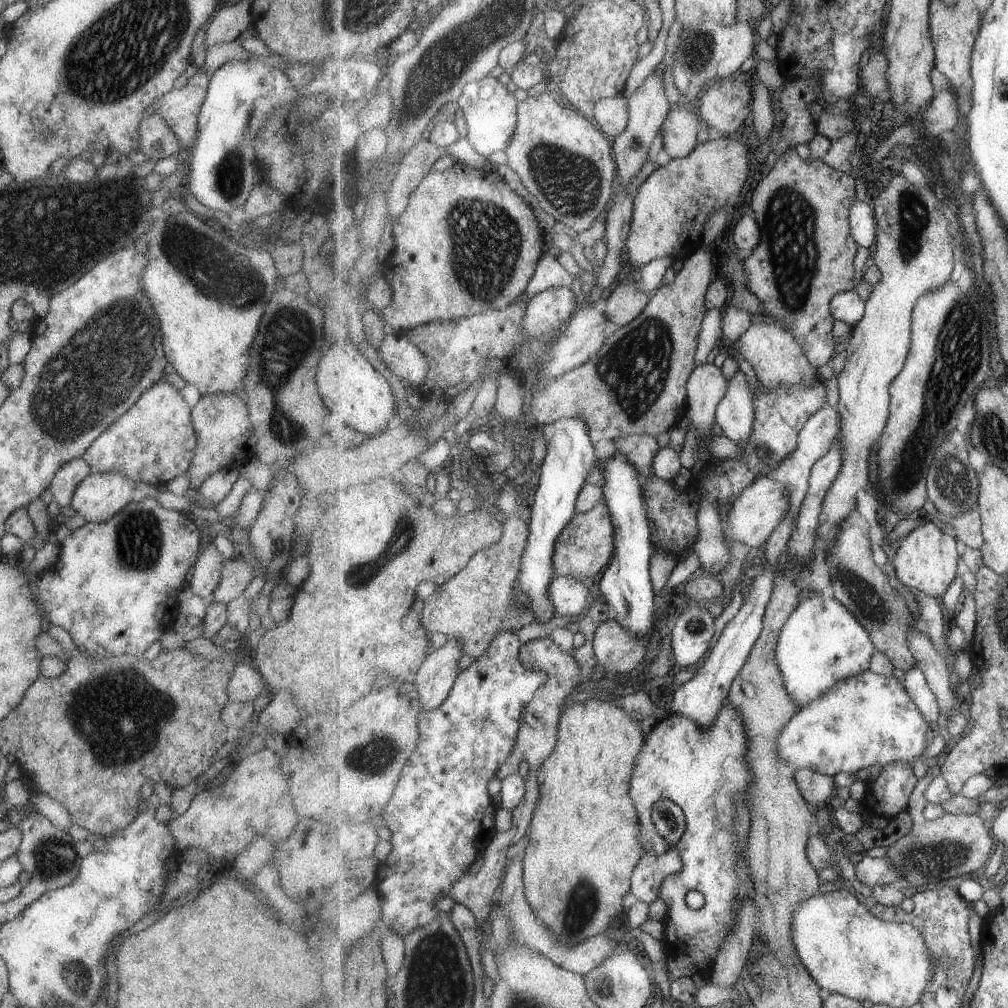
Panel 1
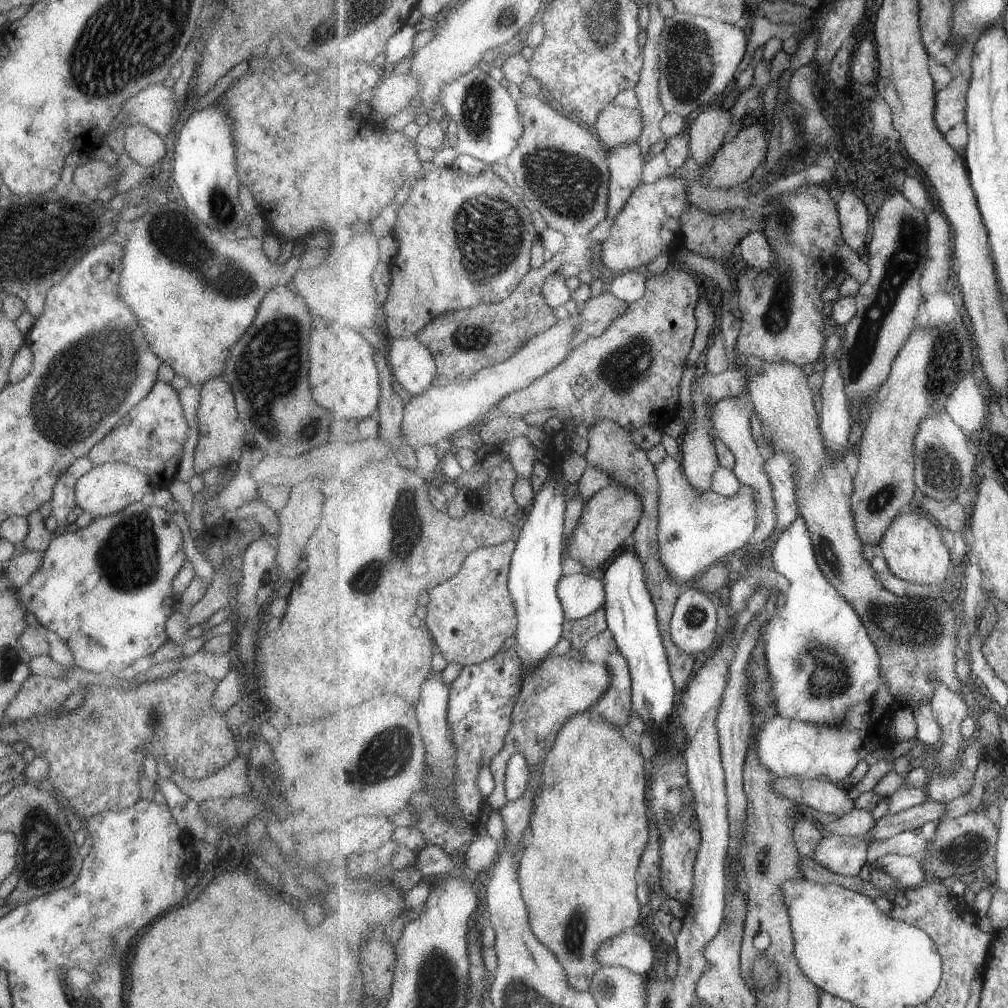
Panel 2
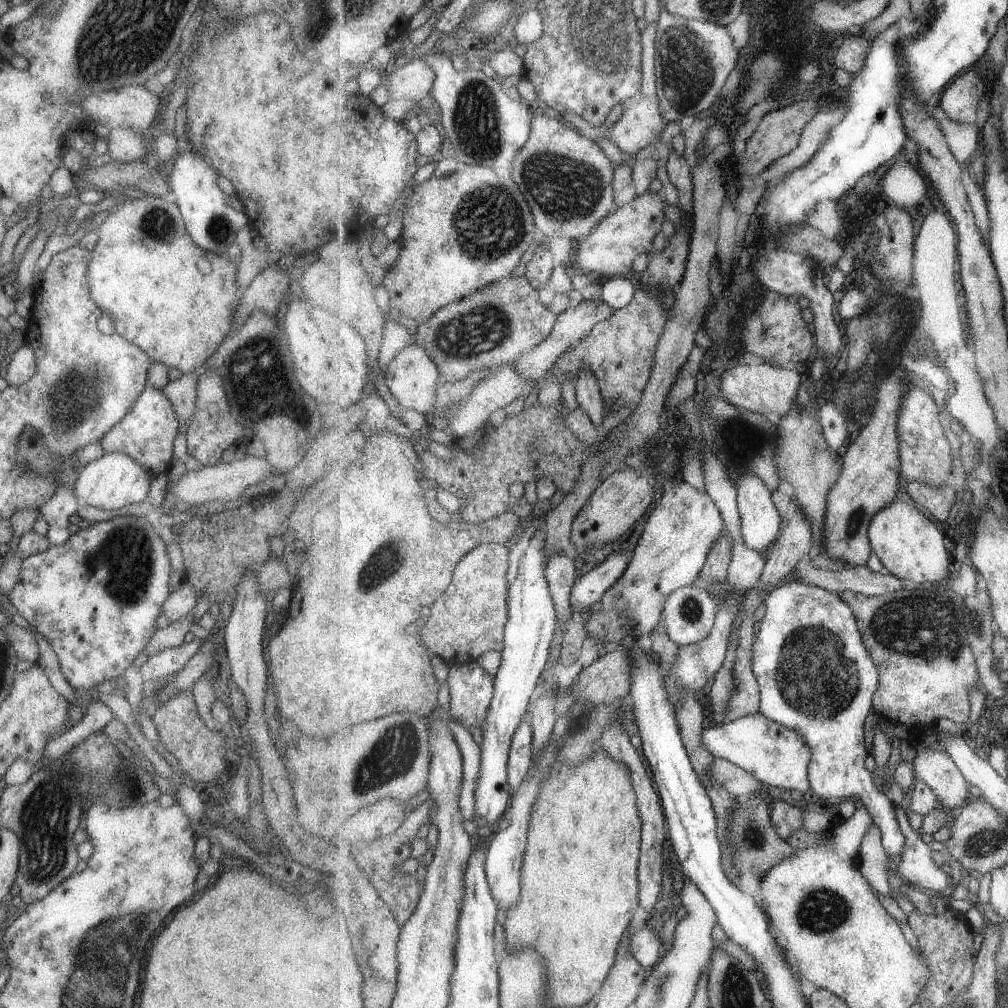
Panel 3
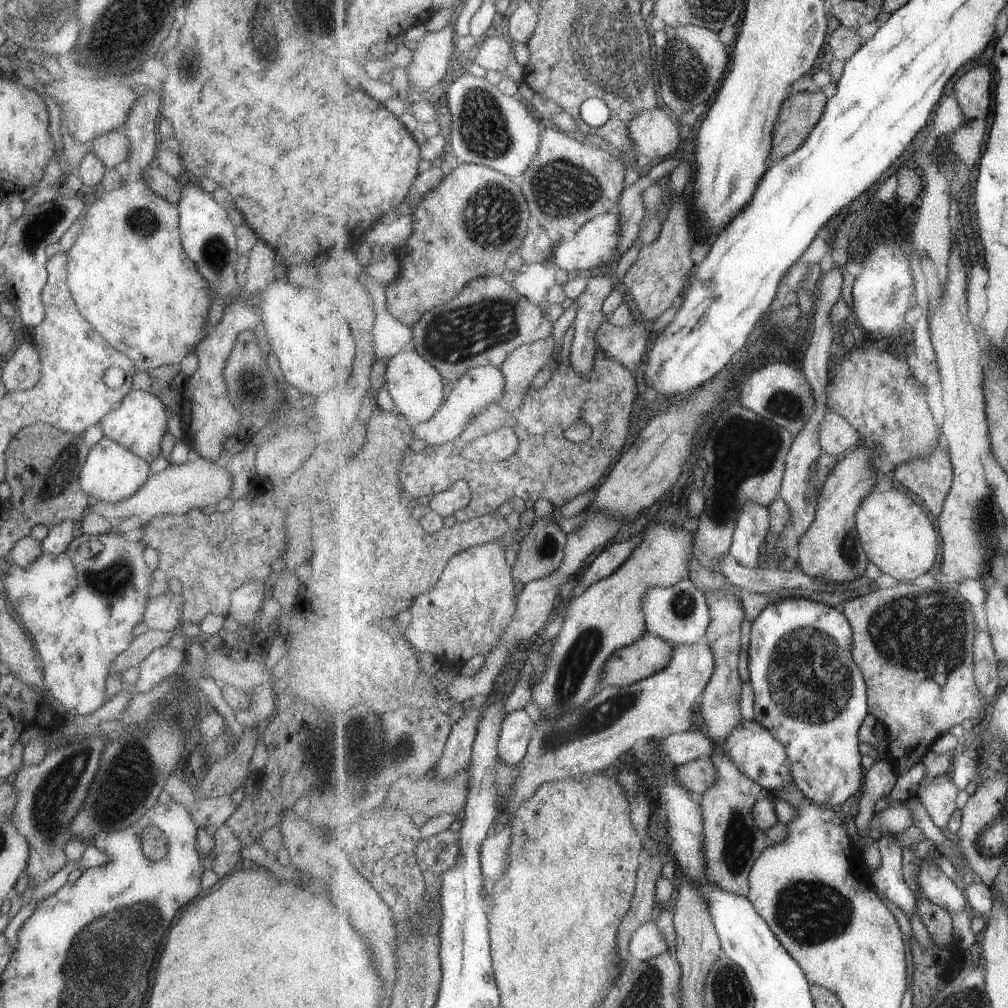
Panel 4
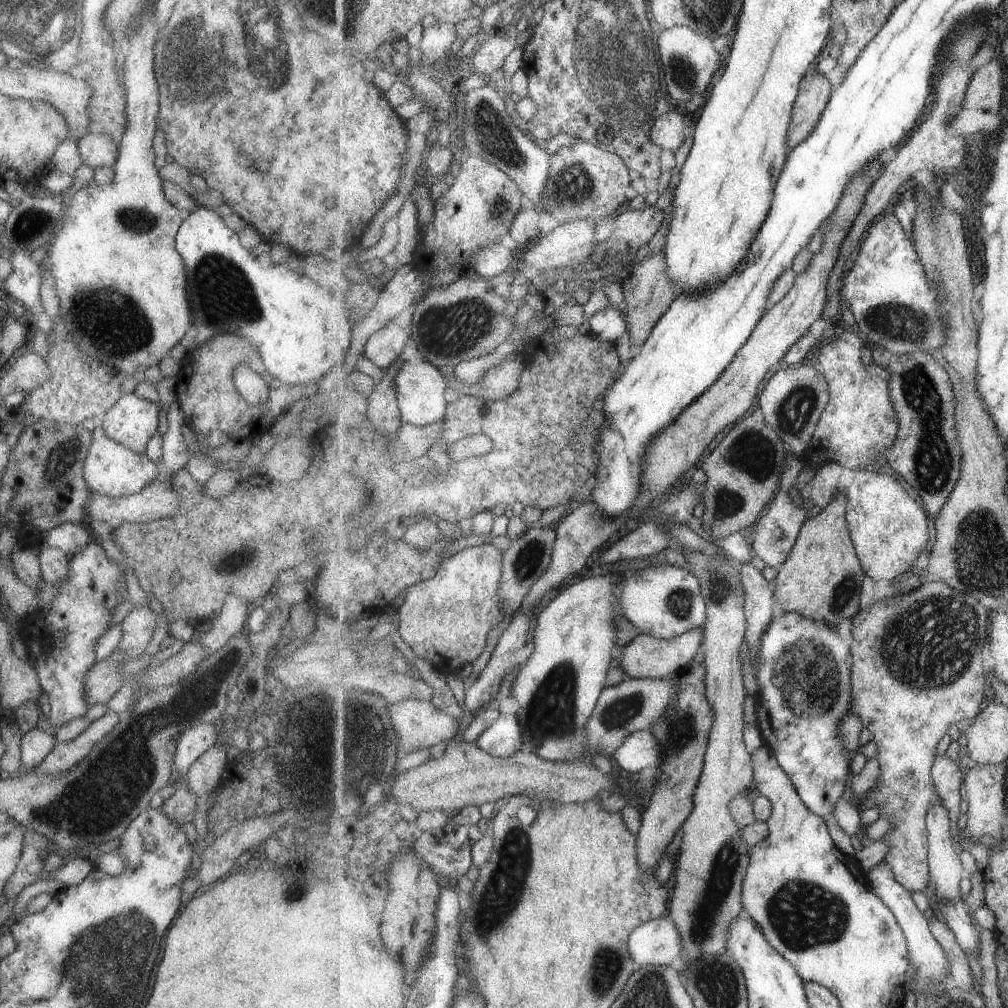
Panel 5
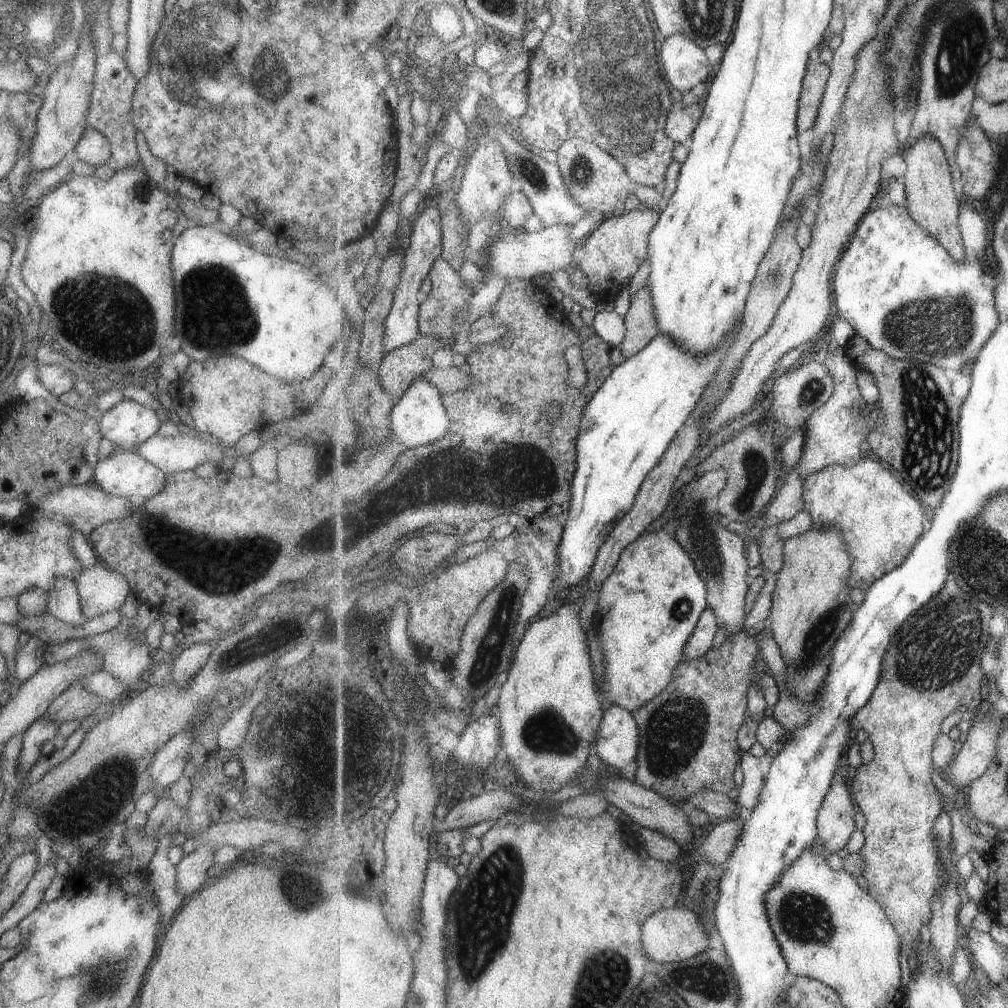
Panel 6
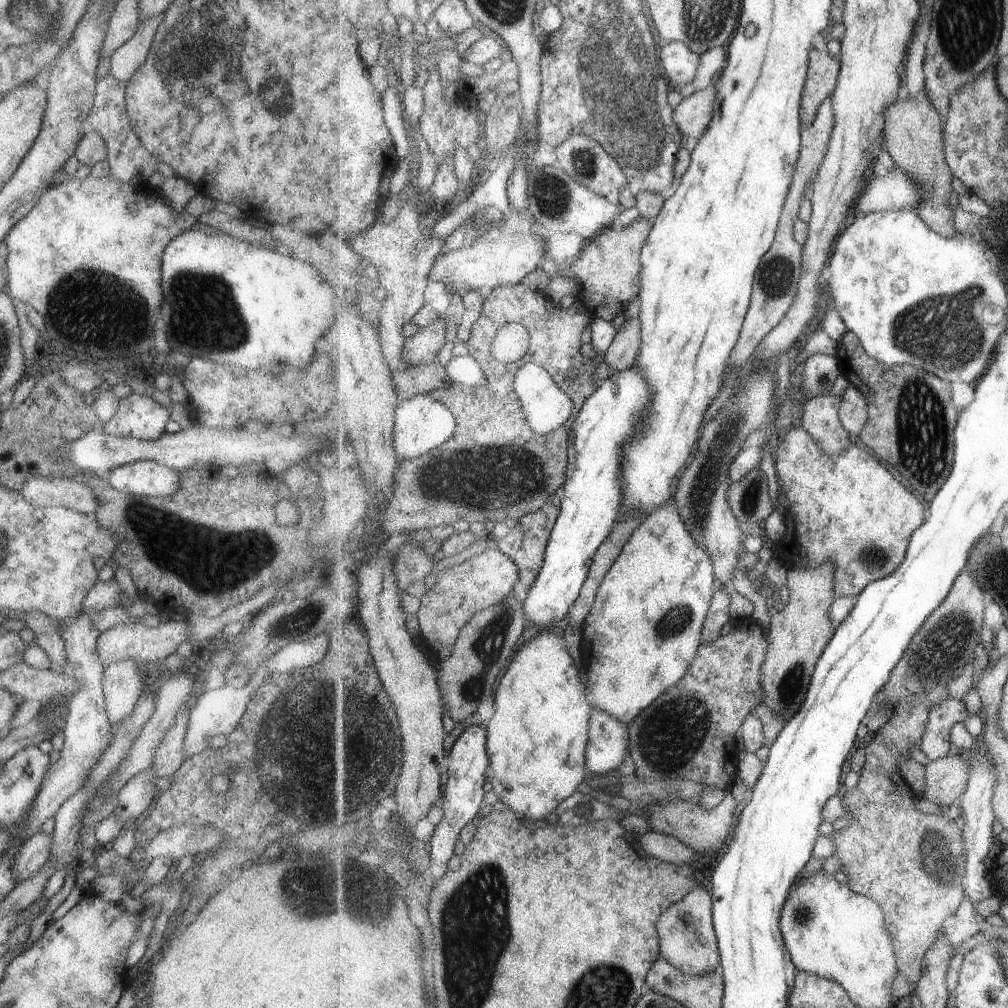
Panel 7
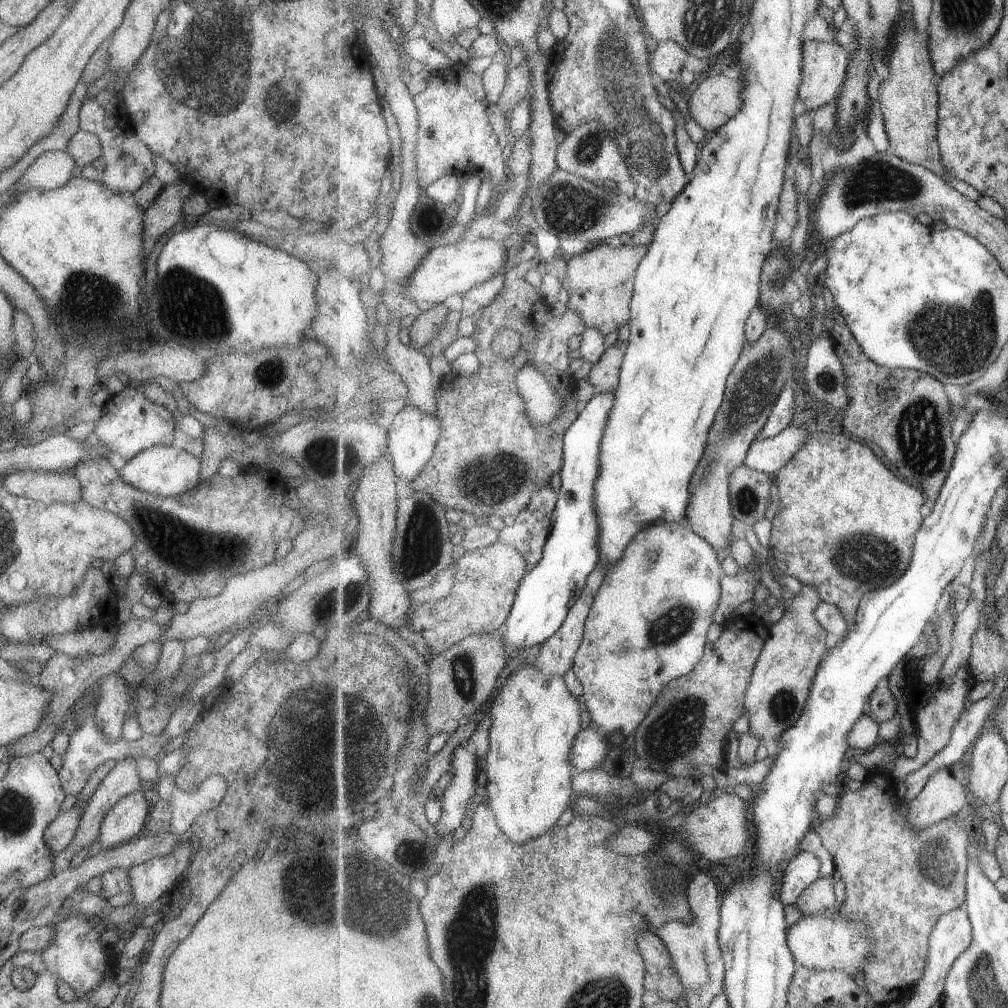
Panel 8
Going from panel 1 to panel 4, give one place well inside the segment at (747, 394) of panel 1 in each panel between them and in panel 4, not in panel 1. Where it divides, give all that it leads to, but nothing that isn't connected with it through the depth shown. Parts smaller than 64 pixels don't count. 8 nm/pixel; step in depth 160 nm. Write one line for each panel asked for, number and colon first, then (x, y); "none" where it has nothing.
2: (733, 427)
3: (761, 520)
4: (751, 535)

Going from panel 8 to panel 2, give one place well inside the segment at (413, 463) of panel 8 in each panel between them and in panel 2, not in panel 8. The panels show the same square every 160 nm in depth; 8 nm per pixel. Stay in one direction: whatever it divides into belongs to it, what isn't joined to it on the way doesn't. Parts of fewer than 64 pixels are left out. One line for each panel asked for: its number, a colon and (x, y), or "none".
2: (413, 365)
3: (413, 377)
4: (418, 389)
5: (422, 391)
6: (421, 416)
7: (422, 423)

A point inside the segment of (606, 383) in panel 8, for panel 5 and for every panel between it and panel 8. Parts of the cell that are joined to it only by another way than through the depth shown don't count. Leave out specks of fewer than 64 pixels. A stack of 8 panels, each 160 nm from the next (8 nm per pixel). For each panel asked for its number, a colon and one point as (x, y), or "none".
5: (649, 292)
6: (642, 326)
7: (622, 354)

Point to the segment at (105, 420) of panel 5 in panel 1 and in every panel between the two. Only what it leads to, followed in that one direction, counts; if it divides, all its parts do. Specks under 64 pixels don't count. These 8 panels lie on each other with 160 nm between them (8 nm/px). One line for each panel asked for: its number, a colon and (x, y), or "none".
1: (152, 443)
2: (152, 441)
3: (145, 434)
4: (138, 423)

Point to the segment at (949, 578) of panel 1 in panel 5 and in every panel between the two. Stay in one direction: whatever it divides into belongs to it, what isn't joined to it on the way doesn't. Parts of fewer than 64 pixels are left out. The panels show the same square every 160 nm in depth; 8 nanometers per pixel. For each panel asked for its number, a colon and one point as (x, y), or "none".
2: (913, 546)
3: (909, 546)
4: (898, 537)
5: (890, 529)

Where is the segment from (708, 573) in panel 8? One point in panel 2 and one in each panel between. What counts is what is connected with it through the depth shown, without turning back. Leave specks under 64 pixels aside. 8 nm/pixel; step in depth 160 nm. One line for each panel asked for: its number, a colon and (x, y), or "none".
2: (694, 628)
3: (690, 613)
4: (679, 613)
5: (666, 601)
6: (650, 605)
7: (645, 628)

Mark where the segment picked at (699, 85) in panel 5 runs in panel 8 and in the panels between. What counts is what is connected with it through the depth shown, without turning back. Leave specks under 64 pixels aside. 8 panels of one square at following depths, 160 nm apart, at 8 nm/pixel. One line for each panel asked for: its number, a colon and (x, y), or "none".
6: (686, 64)
7: (681, 62)
8: (669, 57)

